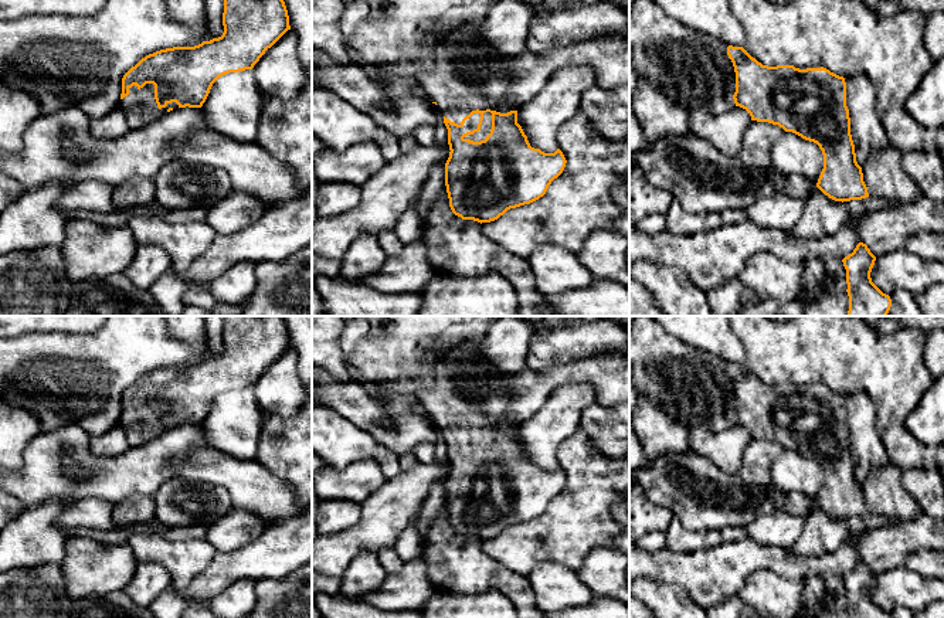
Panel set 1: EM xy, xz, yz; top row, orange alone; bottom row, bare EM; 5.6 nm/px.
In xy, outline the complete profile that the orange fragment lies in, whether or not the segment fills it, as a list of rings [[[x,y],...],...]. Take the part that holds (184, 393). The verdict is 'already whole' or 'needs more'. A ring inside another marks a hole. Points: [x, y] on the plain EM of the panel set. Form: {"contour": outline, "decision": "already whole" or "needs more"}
{"contour": [[[224,316],[223,343],[221,354],[194,364],[156,369],[123,393],[119,424],[130,446],[143,445],[177,425],[201,425],[220,394],[252,387],[265,369],[291,347],[282,316]]], "decision": "needs more"}

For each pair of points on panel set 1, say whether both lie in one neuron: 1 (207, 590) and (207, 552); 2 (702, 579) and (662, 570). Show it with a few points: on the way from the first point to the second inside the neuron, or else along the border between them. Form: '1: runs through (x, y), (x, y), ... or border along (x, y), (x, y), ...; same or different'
1: border along (217, 552), (213, 560), (182, 588); different
2: runs through (692, 571), (672, 570); same

